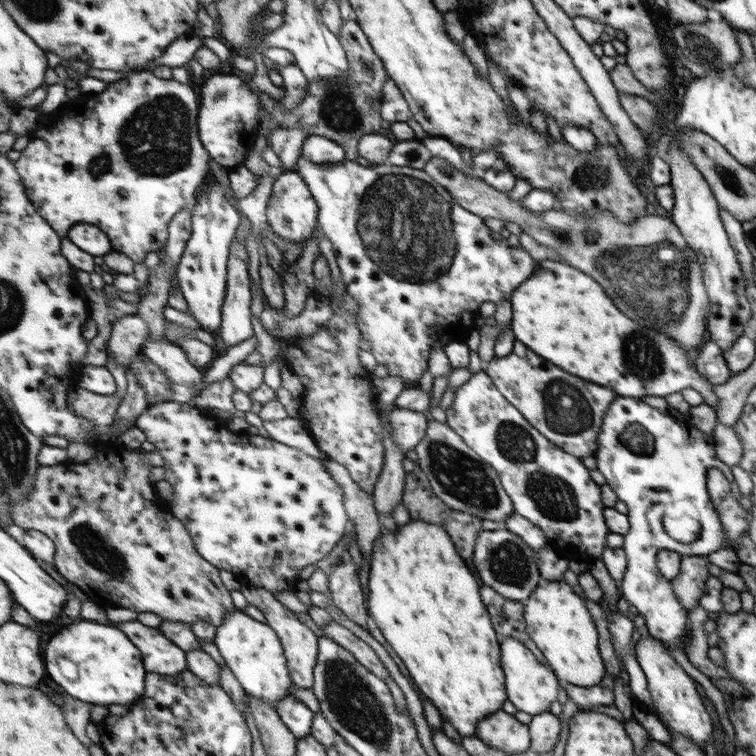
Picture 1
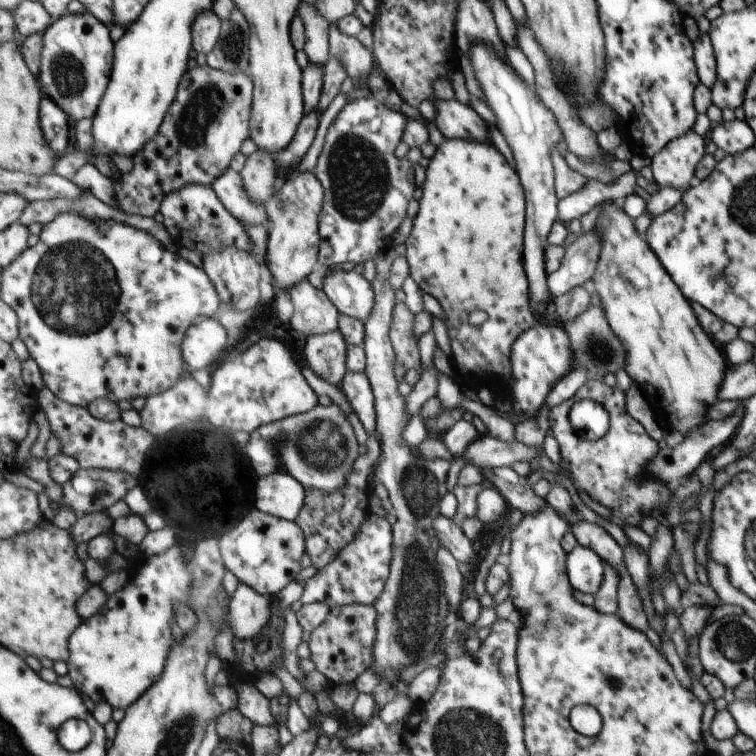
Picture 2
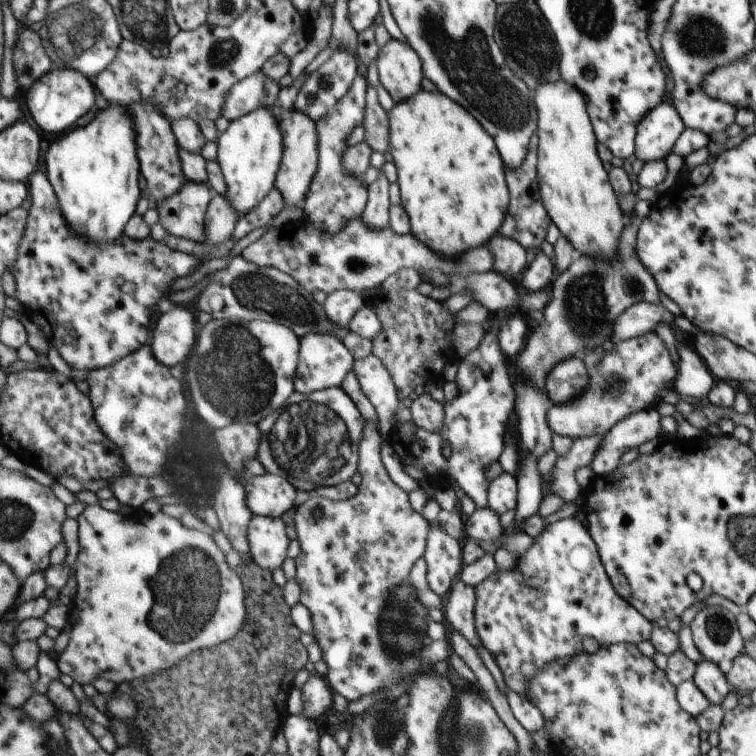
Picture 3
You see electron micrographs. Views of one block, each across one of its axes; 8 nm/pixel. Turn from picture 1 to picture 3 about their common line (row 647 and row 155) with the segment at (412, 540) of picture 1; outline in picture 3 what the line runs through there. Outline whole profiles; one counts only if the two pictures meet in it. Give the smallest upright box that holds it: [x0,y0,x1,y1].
[387,92,510,256]

